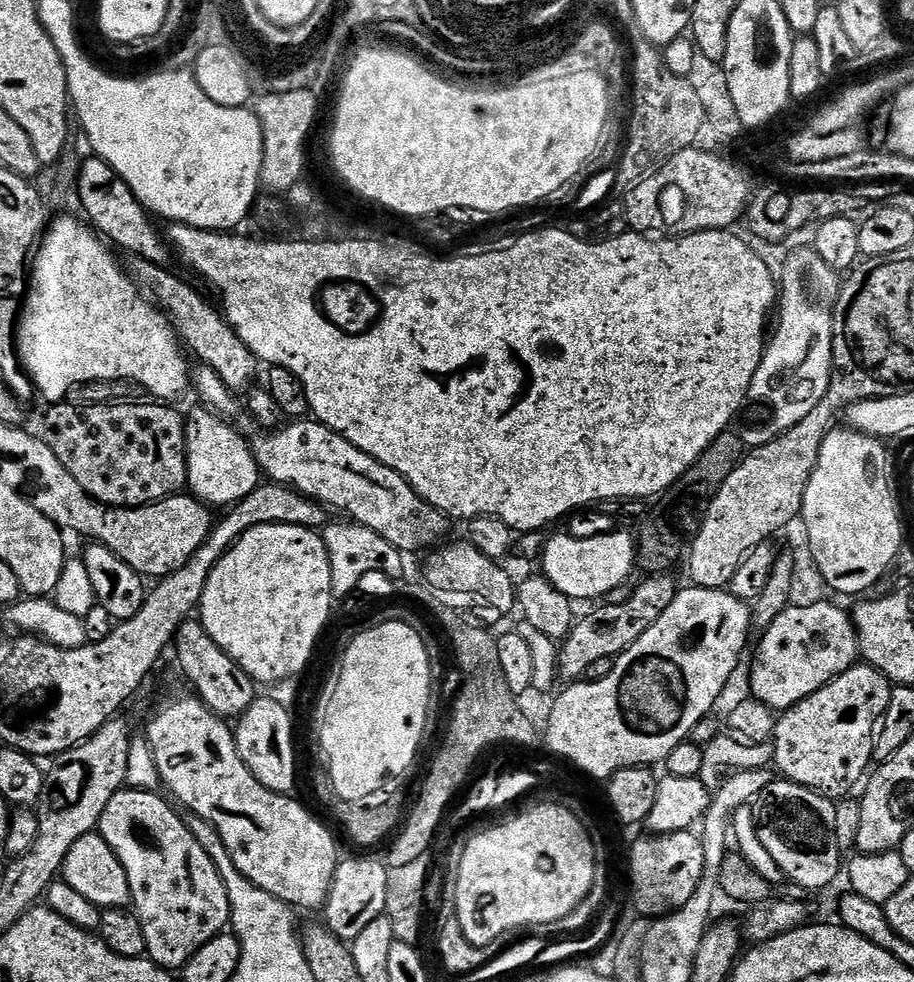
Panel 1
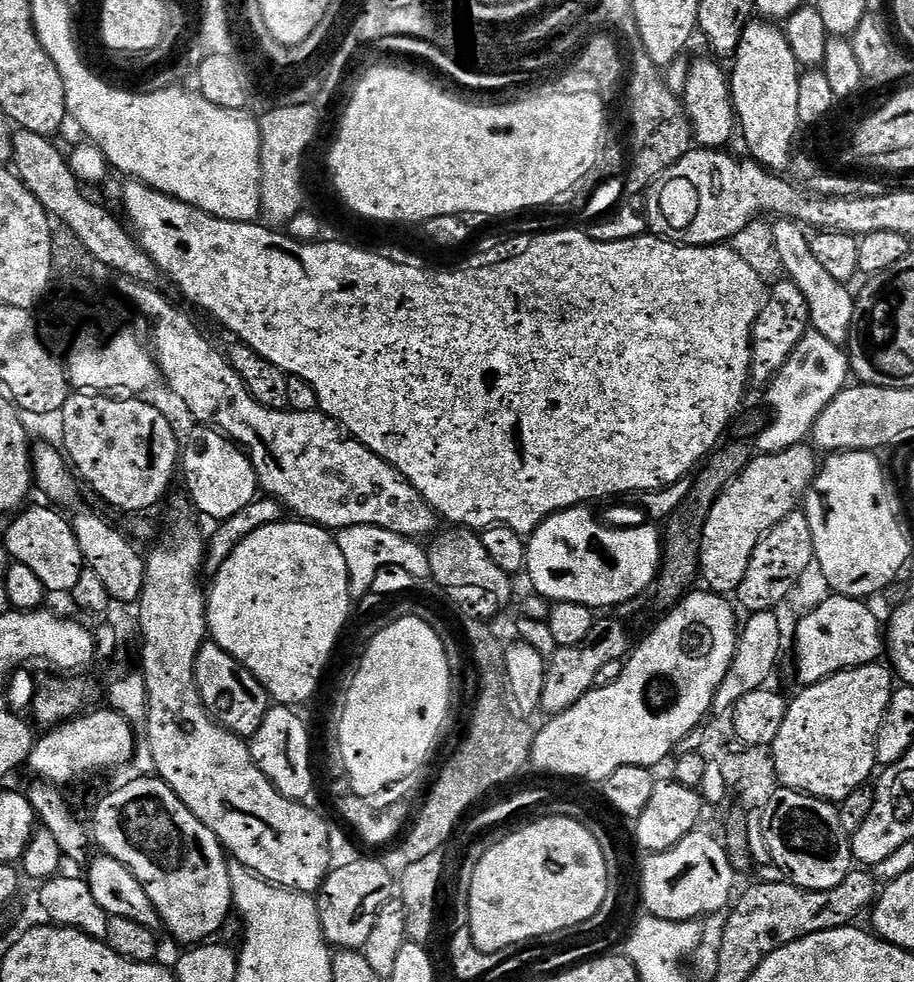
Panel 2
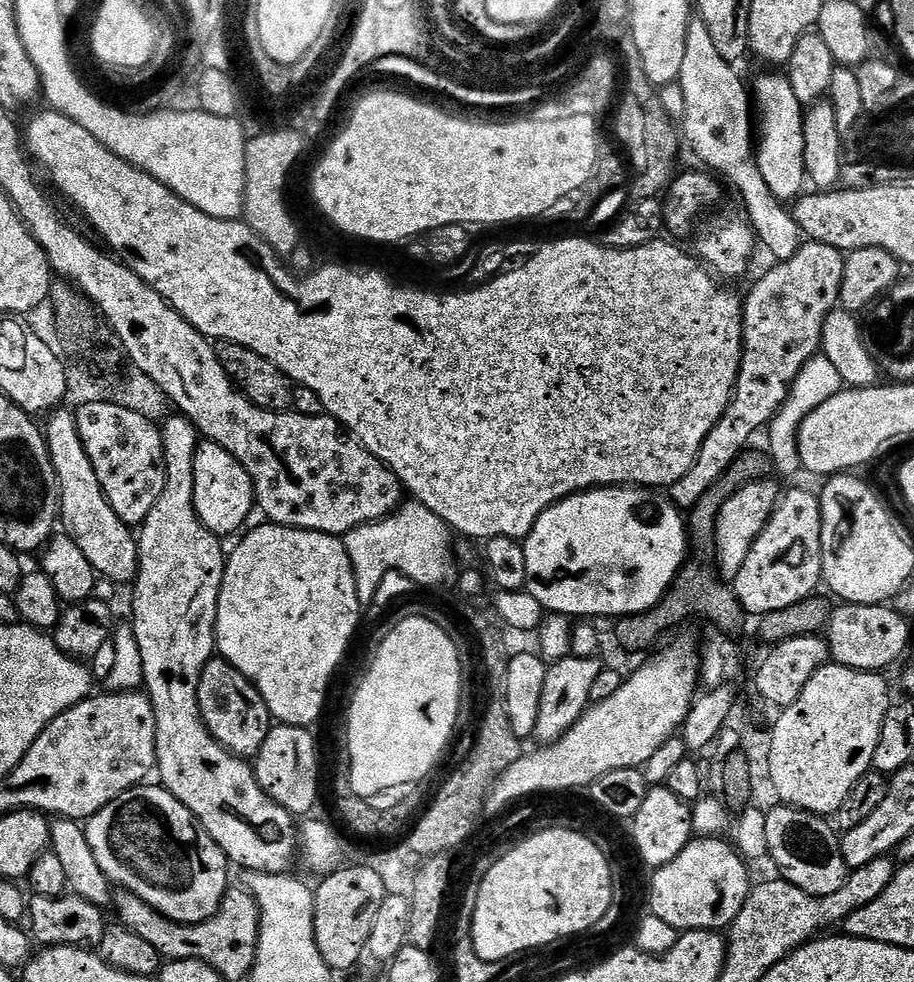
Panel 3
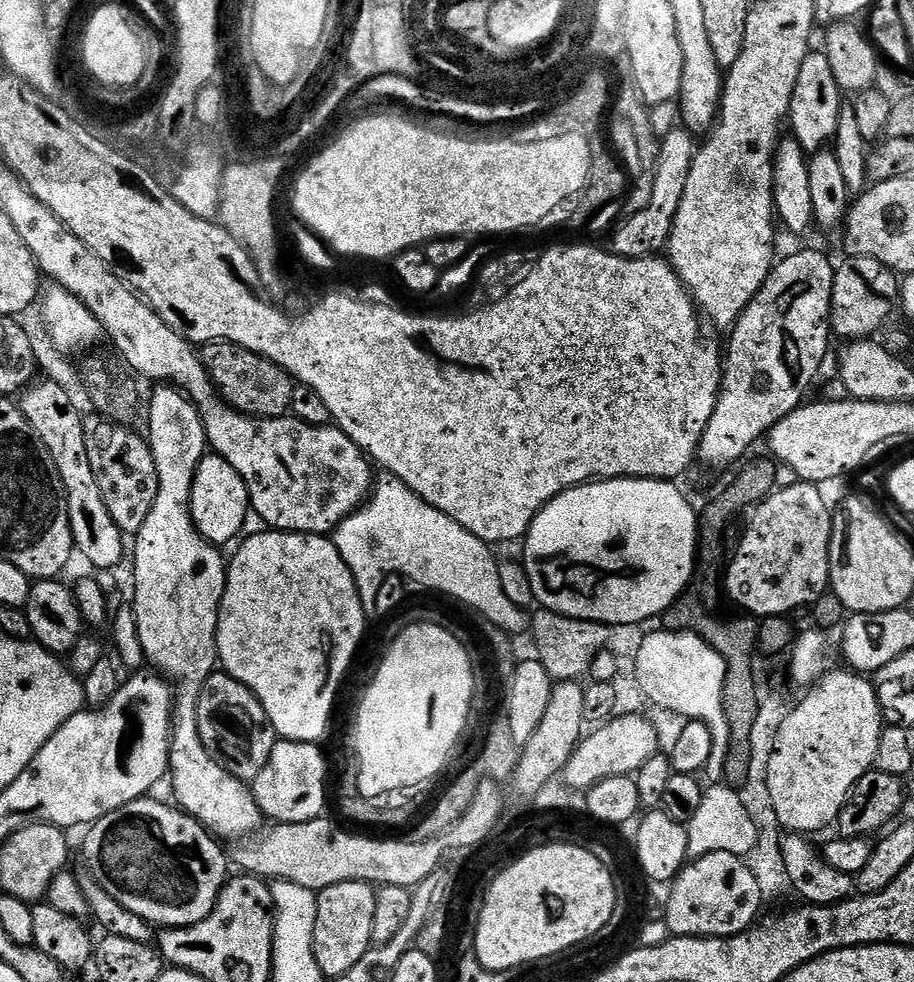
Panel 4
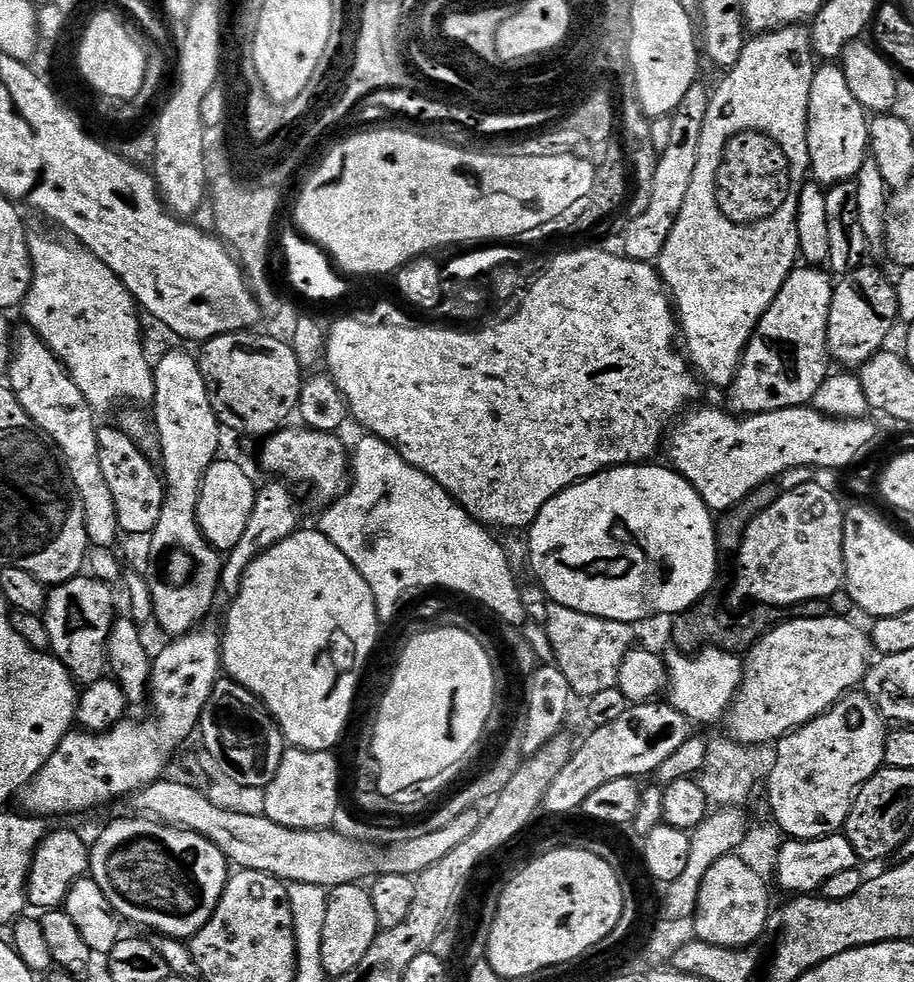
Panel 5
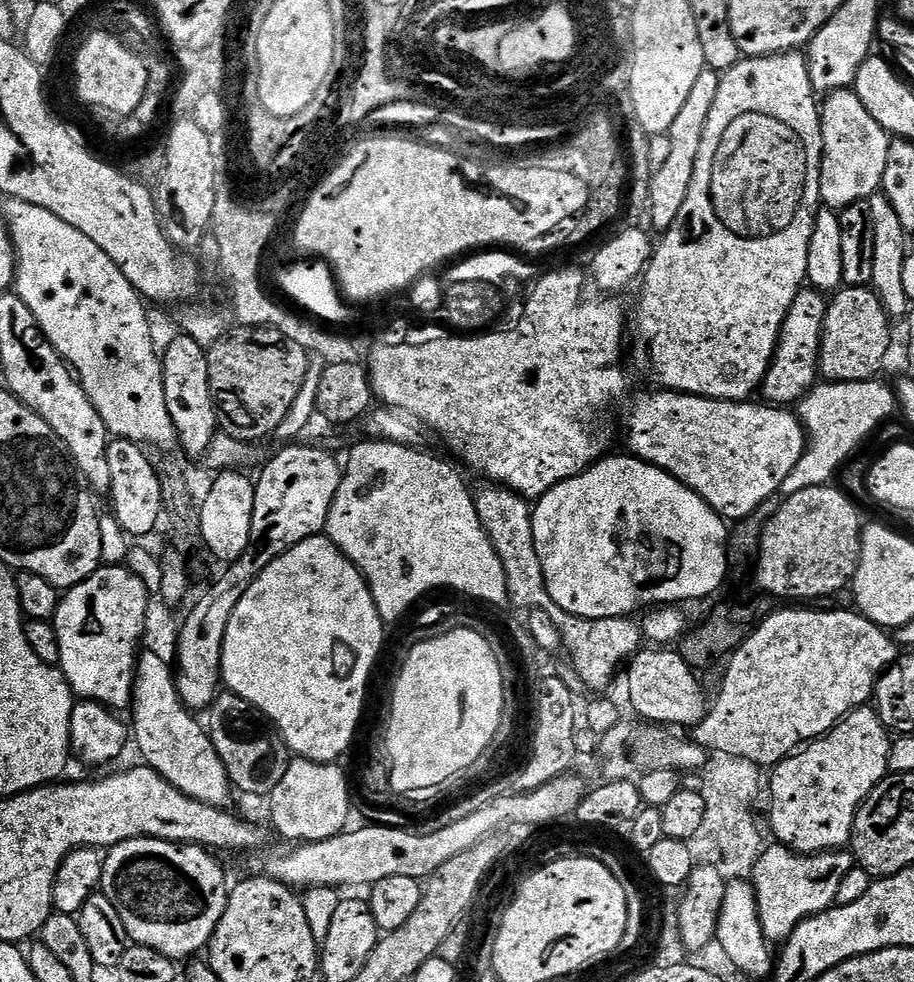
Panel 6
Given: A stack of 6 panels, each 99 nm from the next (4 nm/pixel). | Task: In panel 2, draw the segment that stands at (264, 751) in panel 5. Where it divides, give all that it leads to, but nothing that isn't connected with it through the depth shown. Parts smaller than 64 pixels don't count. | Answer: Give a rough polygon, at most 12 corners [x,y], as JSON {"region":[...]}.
{"region":[[215,642],[198,650],[200,707],[252,737],[270,707],[259,680]]}

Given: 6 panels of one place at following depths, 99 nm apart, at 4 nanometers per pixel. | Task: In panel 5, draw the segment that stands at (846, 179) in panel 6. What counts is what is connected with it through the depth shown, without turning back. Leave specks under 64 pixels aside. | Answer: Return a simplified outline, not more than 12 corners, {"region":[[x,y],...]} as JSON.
{"region":[[817,67],[808,103],[810,176],[855,181],[869,117],[843,67]]}

